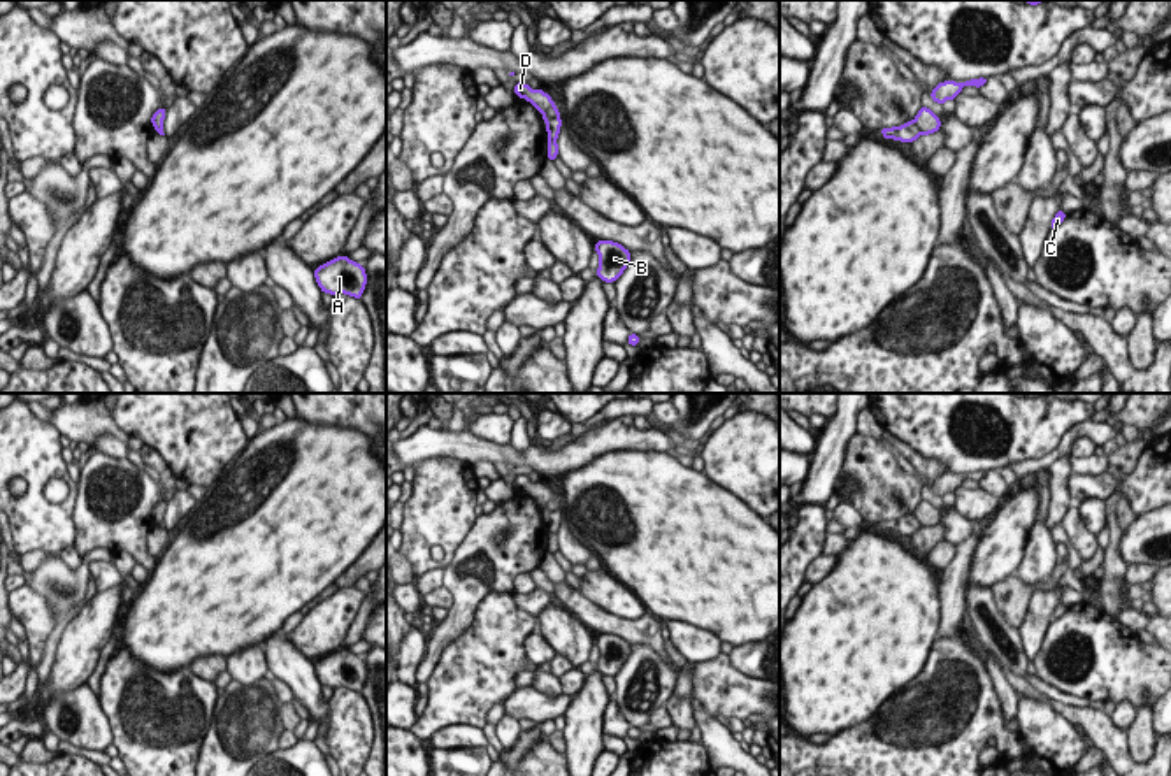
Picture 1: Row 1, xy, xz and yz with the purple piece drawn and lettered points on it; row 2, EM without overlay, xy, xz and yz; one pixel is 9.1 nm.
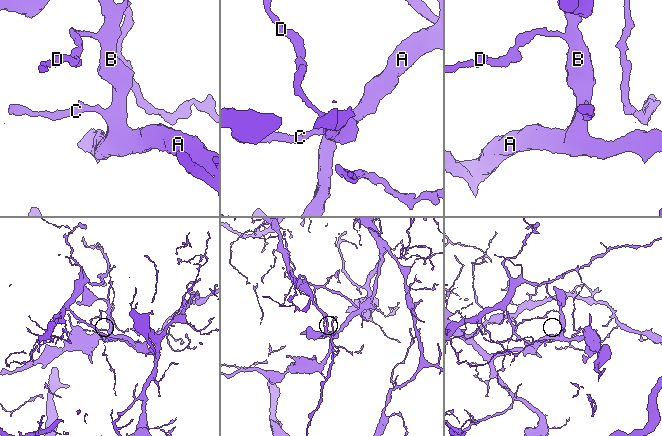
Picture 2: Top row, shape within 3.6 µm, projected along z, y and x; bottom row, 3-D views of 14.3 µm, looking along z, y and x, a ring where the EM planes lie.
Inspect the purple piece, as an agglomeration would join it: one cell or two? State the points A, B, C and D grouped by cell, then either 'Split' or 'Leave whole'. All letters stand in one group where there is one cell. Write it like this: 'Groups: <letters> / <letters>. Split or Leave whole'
Groups: A B C / D. Split.

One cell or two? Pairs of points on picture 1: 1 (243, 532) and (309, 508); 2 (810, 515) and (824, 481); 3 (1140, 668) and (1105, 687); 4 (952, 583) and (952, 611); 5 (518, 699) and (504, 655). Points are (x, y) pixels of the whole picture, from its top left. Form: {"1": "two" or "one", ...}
{"1": "one", "2": "two", "3": "one", "4": "one", "5": "two"}

